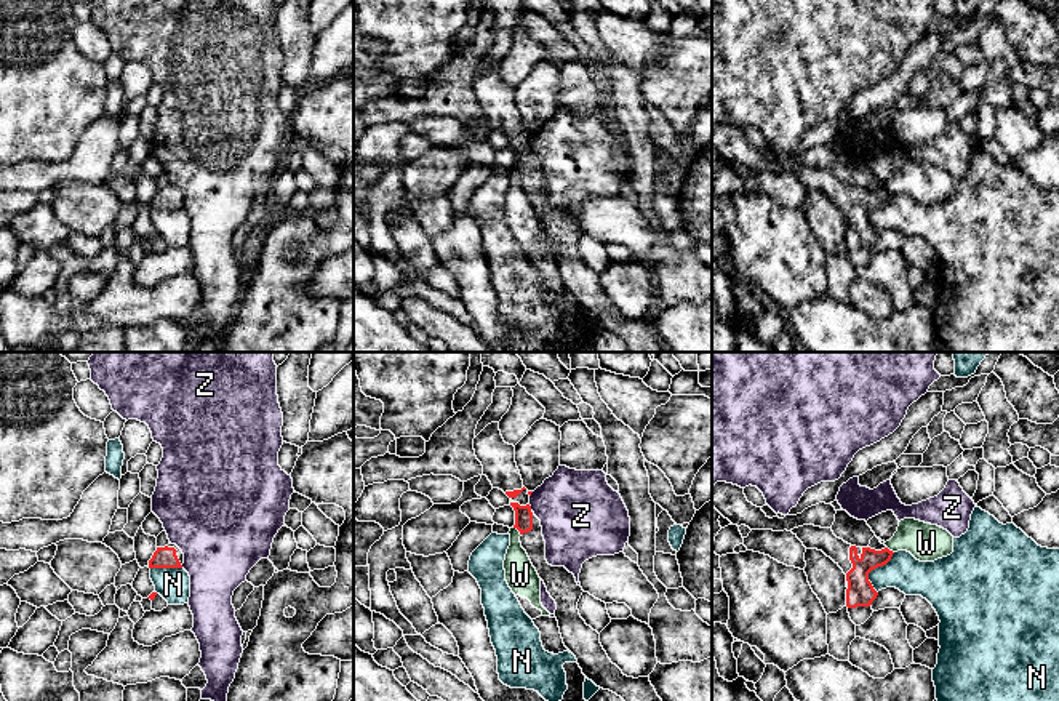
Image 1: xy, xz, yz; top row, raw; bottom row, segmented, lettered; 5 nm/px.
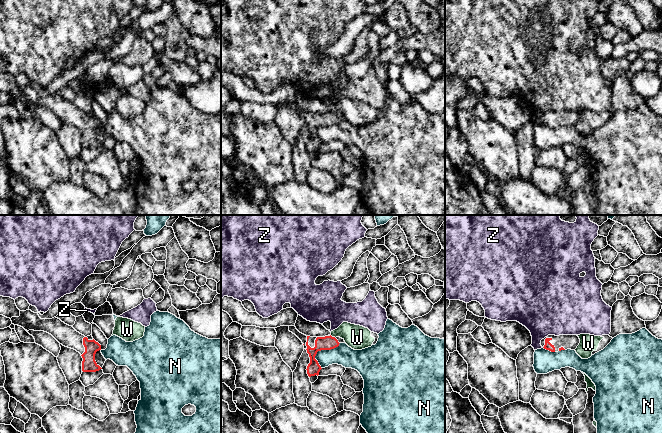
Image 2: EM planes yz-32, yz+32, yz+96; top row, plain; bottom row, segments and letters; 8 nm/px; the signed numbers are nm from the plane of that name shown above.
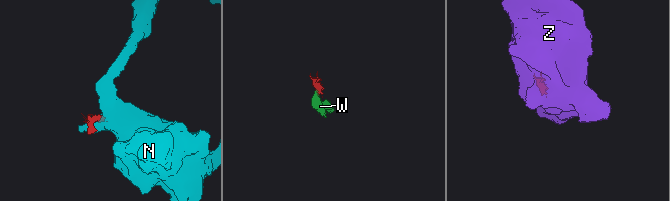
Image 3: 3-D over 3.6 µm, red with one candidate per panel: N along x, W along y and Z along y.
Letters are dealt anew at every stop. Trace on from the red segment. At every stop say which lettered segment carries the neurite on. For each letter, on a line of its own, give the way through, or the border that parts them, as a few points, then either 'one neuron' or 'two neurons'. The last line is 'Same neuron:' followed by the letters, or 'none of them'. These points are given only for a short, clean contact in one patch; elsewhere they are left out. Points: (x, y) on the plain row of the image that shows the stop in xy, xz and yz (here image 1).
N: along yz (895, 194), (885, 205), (869, 215), (869, 223), (877, 234) | two neurons
W: along xz (514, 168), (520, 176) | two neurons
Z: two neurons
Same neuron: none of them

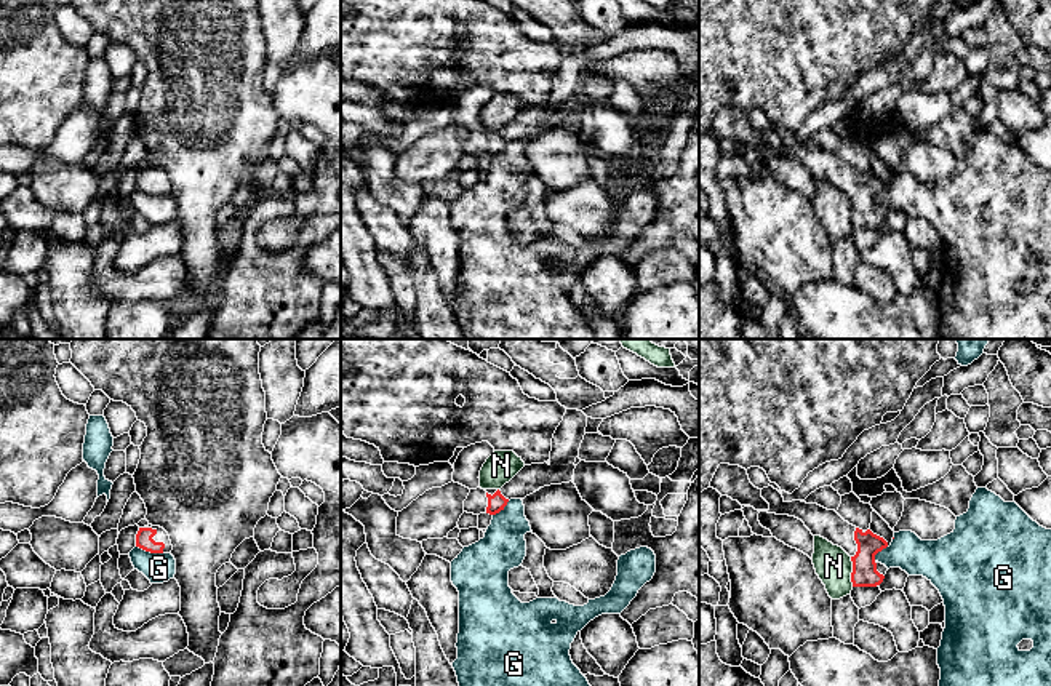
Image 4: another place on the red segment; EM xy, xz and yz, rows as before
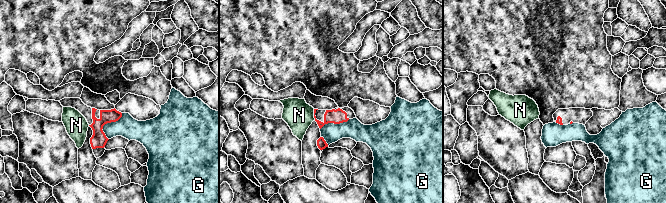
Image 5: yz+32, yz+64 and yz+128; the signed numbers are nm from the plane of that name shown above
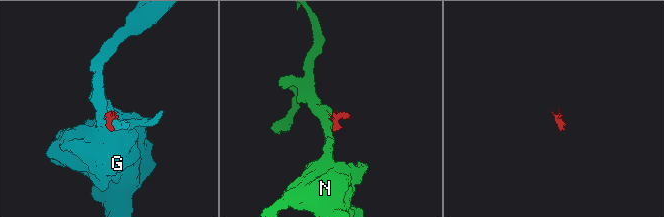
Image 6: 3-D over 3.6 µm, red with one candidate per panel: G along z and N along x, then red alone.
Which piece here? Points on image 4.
G: along xy (136, 187), (162, 195) | two neurons
N: along yz (850, 199), (853, 227) | two neurons
Same neuron: none of them

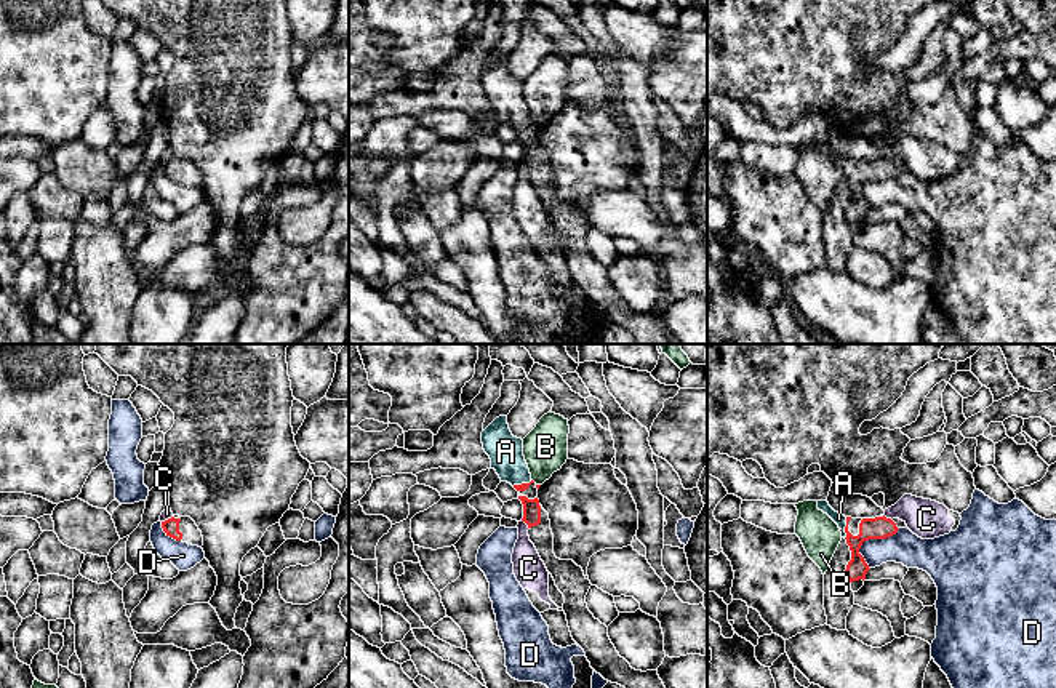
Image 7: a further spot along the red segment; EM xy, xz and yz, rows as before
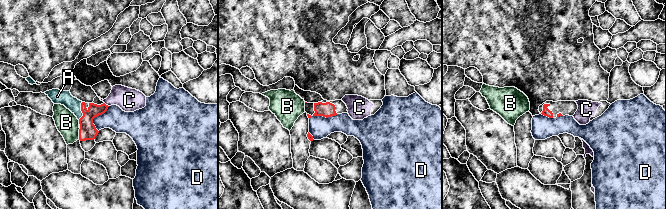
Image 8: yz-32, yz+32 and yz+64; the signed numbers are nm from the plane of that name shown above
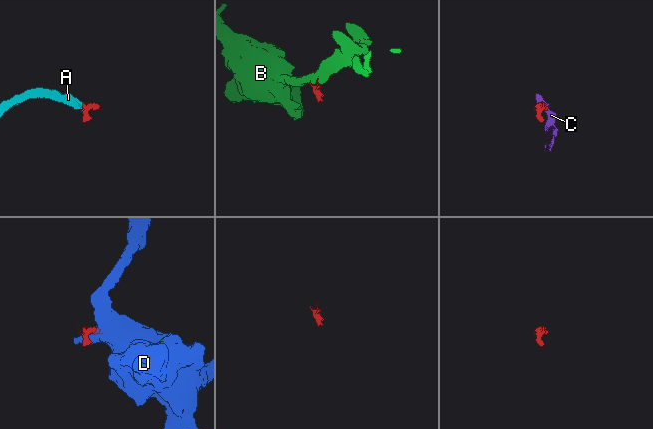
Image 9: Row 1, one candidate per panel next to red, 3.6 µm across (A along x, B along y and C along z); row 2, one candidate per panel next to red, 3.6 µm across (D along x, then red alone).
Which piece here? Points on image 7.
A: across yz (880, 168), (860, 180), (845, 170), (839, 160) | one neuron
B: along xz (532, 120), (540, 127) | two neurons
C: along xz (522, 162), (528, 170) | two neurons
D: along yz (900, 170), (888, 178), (863, 184), (860, 196), (869, 210) | two neurons
Same neuron: A

